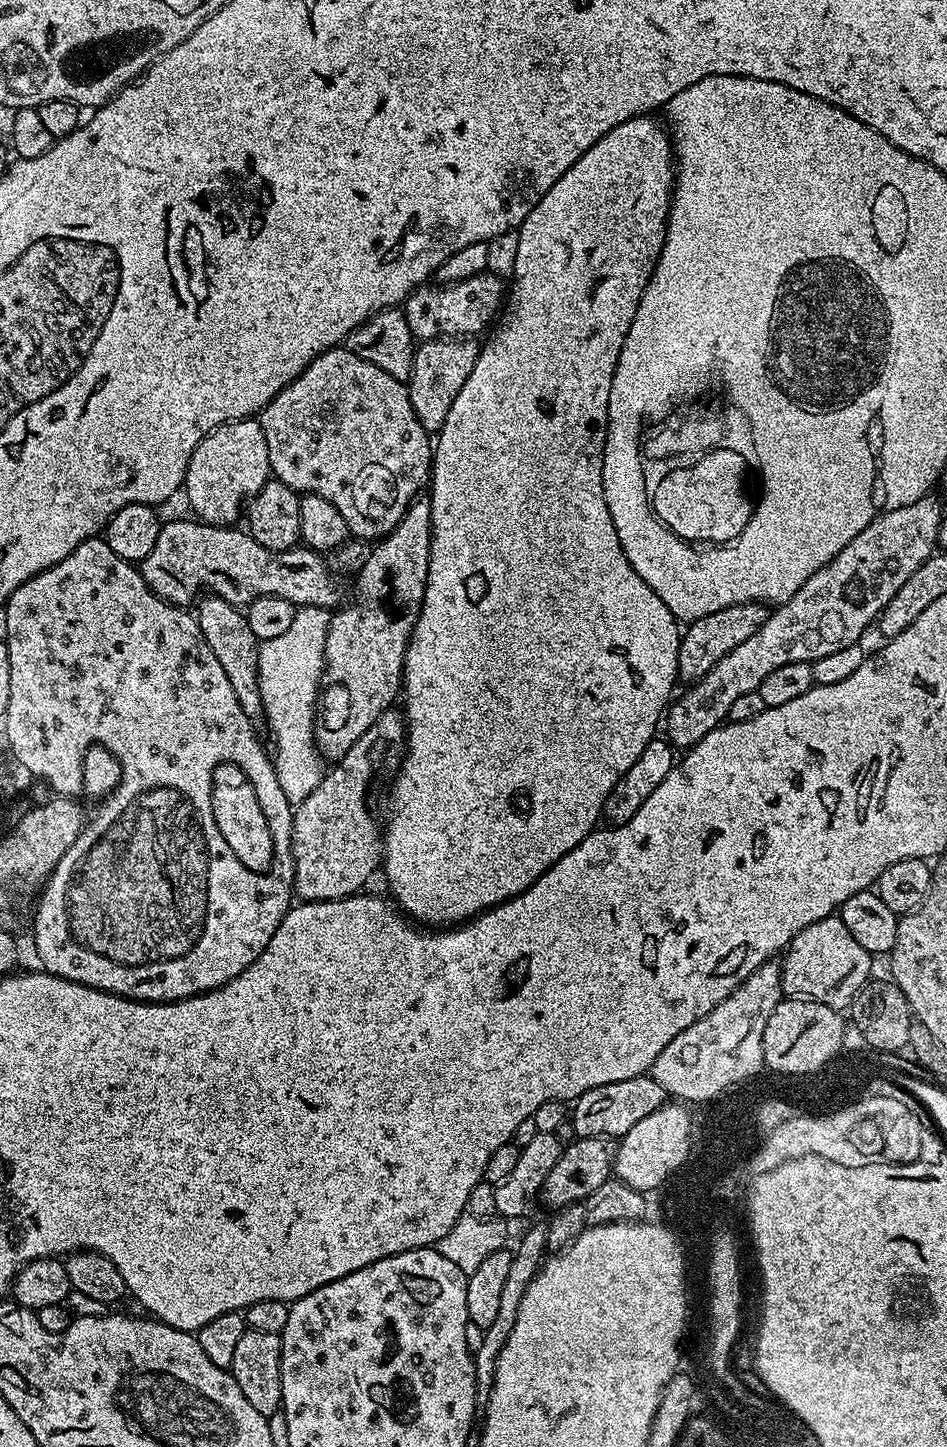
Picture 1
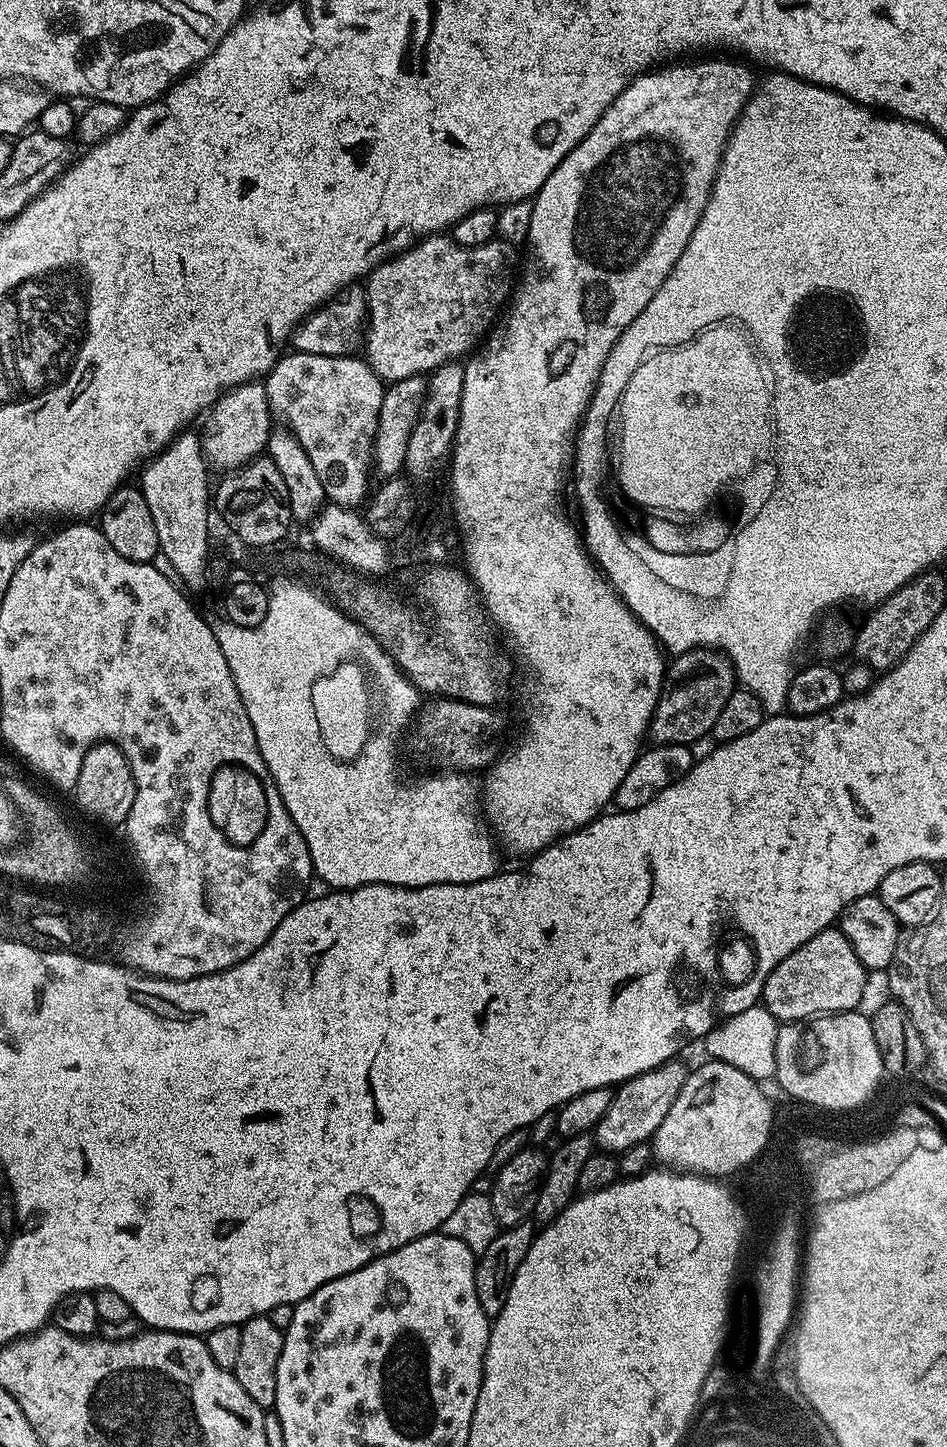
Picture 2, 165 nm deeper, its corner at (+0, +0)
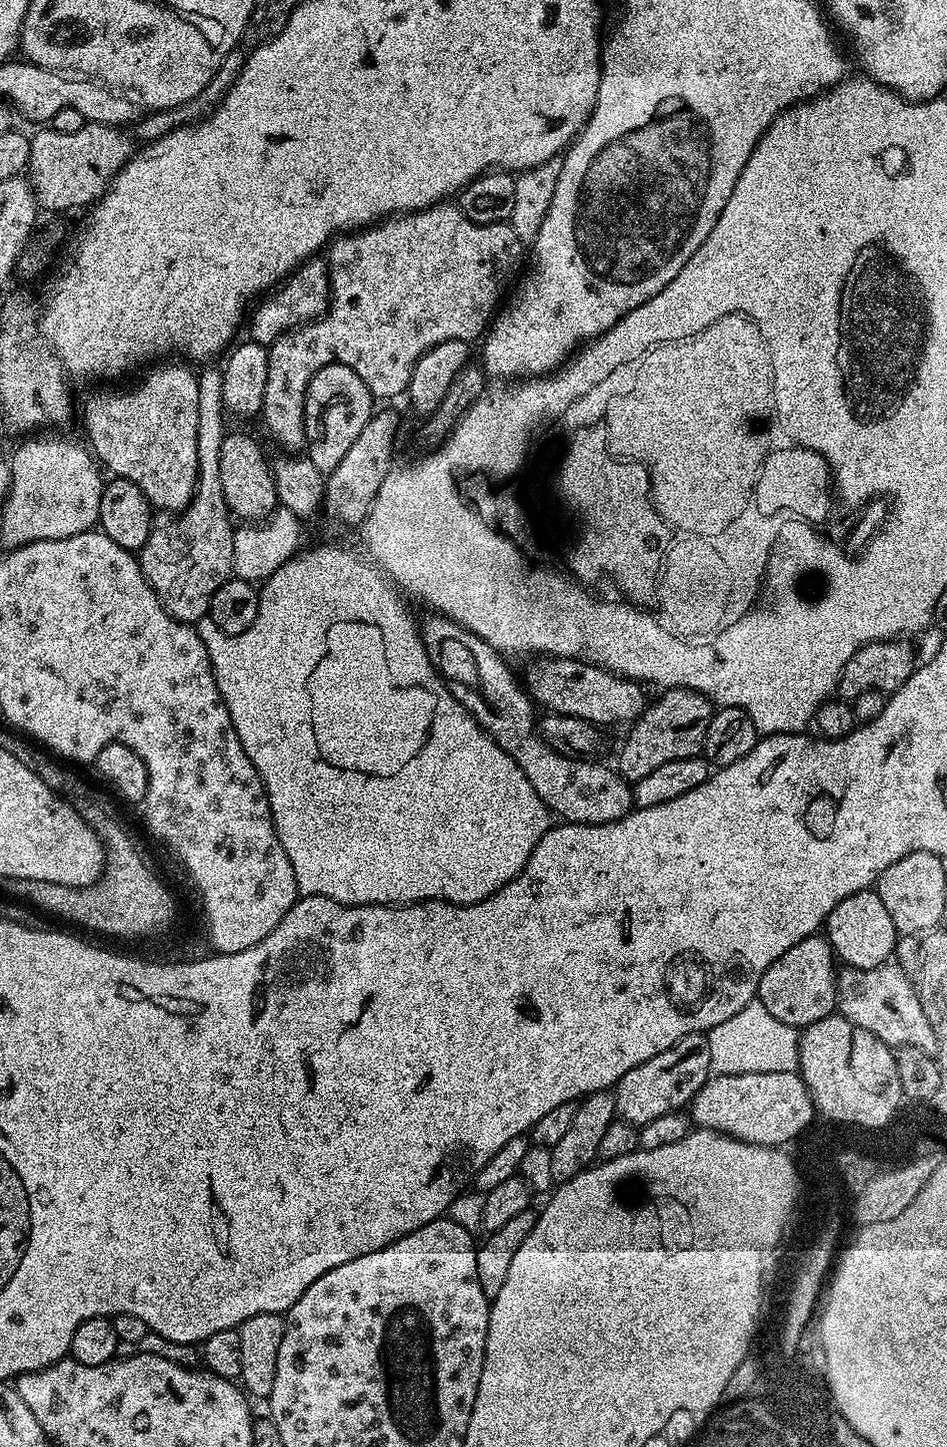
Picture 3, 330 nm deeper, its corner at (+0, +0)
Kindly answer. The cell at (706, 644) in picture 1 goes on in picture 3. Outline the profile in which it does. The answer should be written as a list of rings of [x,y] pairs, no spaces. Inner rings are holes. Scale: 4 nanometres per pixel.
[[[669,688],[661,693],[627,729],[628,737],[620,748],[620,761],[614,764],[615,771],[629,782],[646,778],[646,774],[666,762],[699,756],[704,751],[706,726],[714,711],[712,701],[692,688]]]

